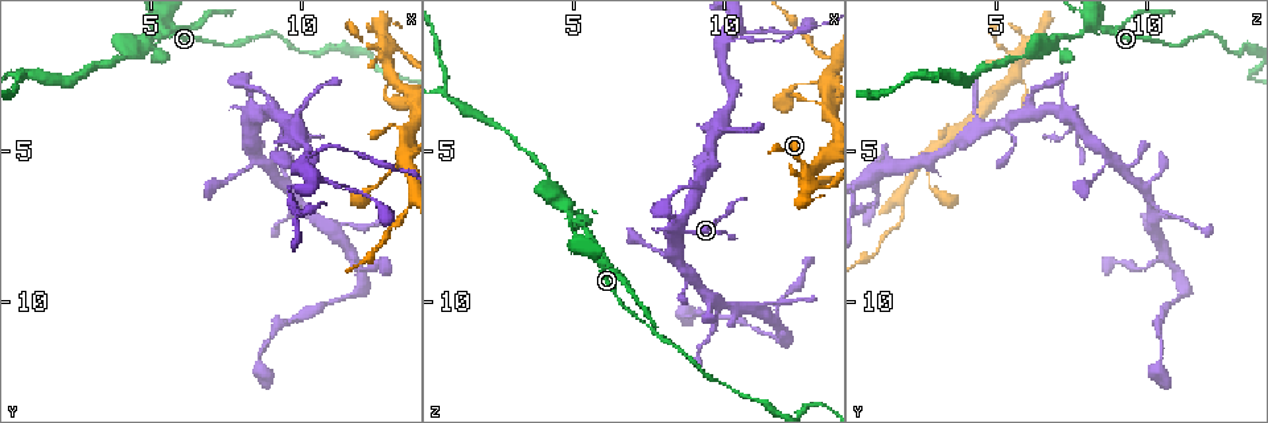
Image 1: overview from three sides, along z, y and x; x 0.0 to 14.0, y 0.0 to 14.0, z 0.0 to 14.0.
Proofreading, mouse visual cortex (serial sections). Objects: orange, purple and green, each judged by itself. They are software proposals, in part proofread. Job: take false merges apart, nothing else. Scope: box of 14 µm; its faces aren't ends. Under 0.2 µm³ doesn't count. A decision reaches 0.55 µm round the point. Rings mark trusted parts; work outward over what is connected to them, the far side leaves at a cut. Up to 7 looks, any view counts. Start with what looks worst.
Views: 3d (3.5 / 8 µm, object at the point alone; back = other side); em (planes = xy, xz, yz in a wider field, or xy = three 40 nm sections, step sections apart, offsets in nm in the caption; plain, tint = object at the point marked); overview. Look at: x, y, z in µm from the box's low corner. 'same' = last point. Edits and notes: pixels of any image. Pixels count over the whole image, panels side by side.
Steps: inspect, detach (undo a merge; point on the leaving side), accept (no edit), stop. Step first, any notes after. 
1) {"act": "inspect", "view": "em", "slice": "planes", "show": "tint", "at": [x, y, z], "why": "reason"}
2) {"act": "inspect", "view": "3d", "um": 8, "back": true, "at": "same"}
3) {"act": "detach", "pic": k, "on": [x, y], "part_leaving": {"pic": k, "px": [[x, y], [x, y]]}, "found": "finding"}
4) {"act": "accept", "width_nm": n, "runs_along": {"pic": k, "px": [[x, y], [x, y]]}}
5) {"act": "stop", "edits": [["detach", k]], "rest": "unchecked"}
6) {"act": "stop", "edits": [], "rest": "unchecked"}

{"act": "inspect", "view": "3d", "um": 3.5, "at": [11.5, 4.9, 1.3], "why": "narrows sharply"}

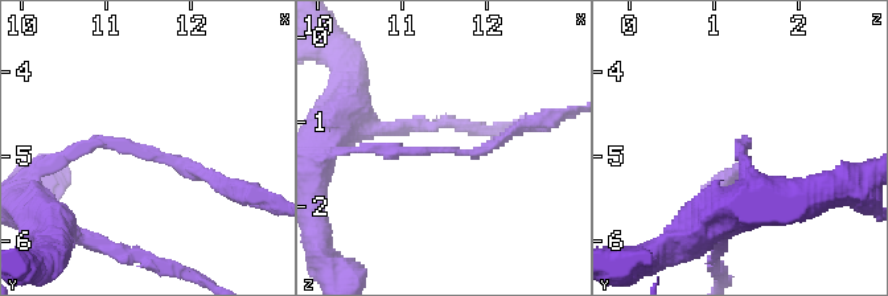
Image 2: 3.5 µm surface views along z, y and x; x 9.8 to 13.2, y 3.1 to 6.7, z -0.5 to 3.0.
{"act": "inspect", "view": "em", "slice": "planes", "show": "tint", "at": [11.50, 4.90, 1.30]}

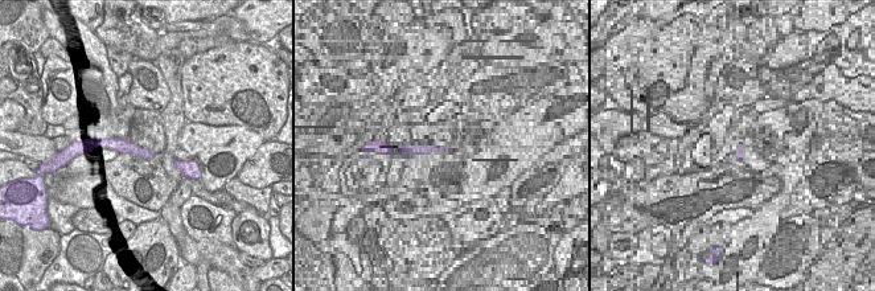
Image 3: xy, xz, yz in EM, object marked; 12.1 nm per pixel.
{"act": "inspect", "view": "em", "slice": "xy", "step": 2, "show": "tint", "at": "same", "why": "cut it another way"}

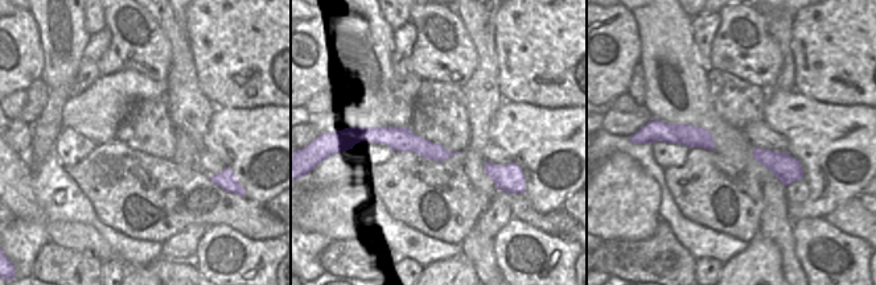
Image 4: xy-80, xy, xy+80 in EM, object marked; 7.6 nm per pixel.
{"act": "accept", "runs_along": {"pic": 4, "px": [[370, 131], [447, 153]]}, "found": "one cell here"}

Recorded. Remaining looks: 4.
{"act": "inspect", "view": "3d", "um": 3.5, "at": [13.4, 7.2, 1.9], "why": "calibre changes"}

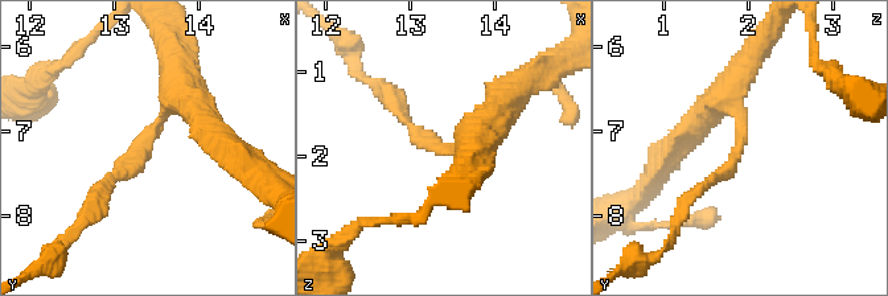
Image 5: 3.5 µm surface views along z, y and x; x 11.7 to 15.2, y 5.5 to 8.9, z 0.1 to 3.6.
{"act": "inspect", "view": "em", "slice": "xy", "step": 5, "show": "plain", "at": [13.35, 7.15, 1.90], "arm_widths_nm": [150, 350], "why": "shape alone is not enough"}

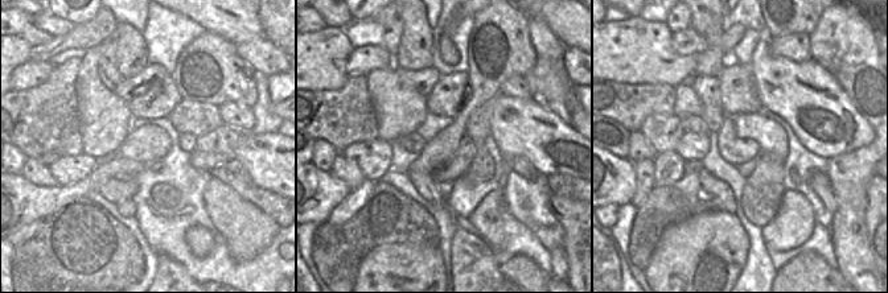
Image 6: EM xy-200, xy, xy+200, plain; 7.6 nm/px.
{"act": "inspect", "view": "em", "slice": "xy", "step": 5, "show": "tint", "at": "same", "why": "with the object marked"}

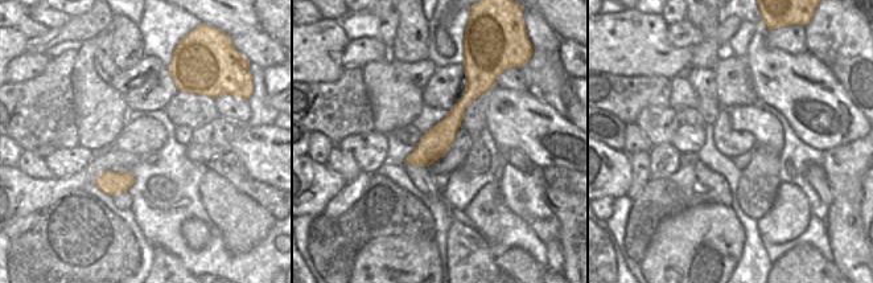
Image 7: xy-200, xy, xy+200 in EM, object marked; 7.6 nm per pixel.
{"act": "accept", "runs_along": {"pic": 5, "px": [[177, 69], [153, 134], [97, 194]]}, "found": "continuous, no second cell"}

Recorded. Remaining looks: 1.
{"act": "stop", "edits": [], "rest": "unchecked"}

